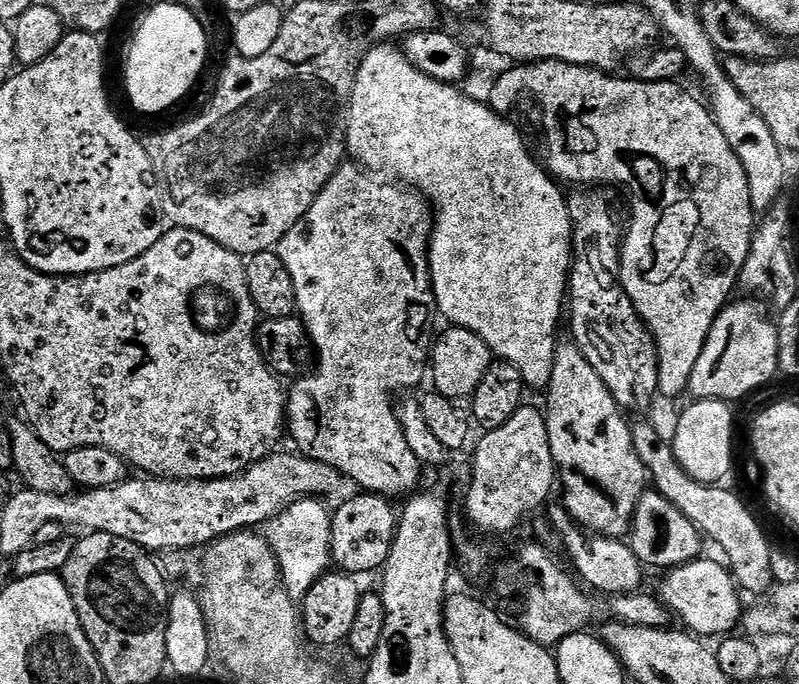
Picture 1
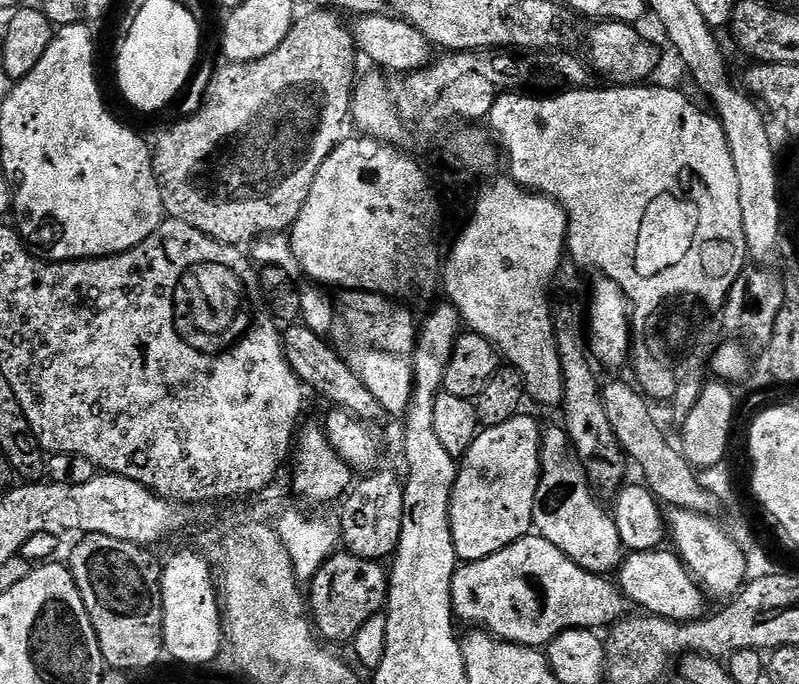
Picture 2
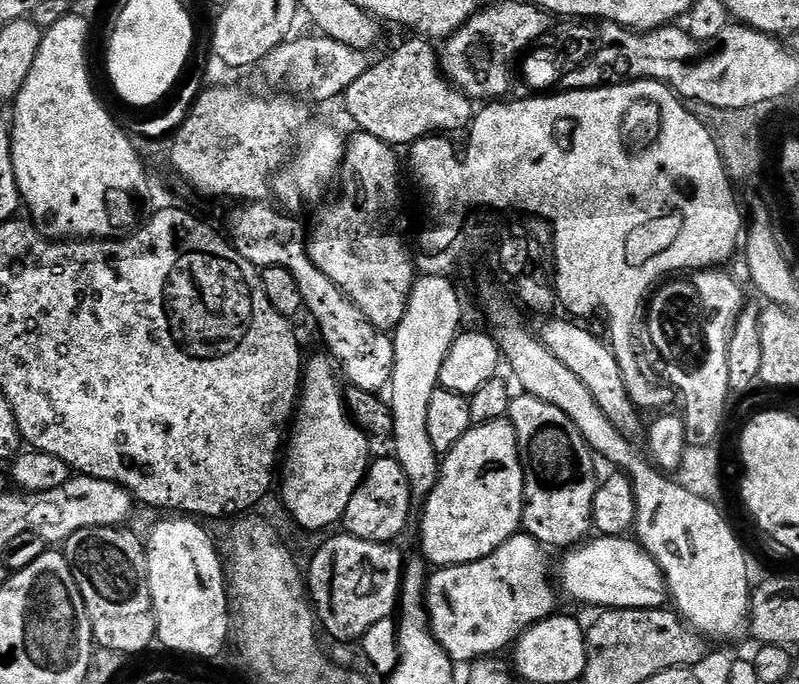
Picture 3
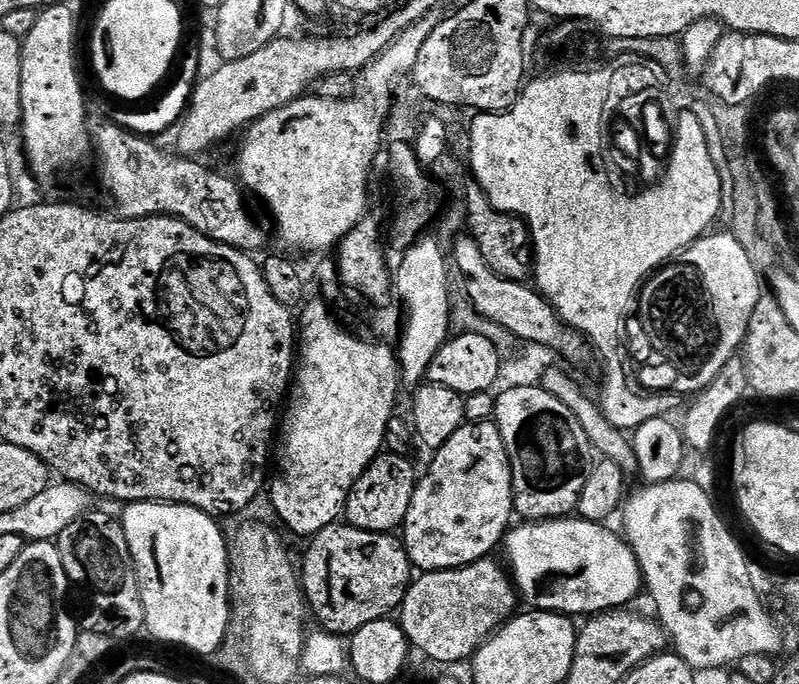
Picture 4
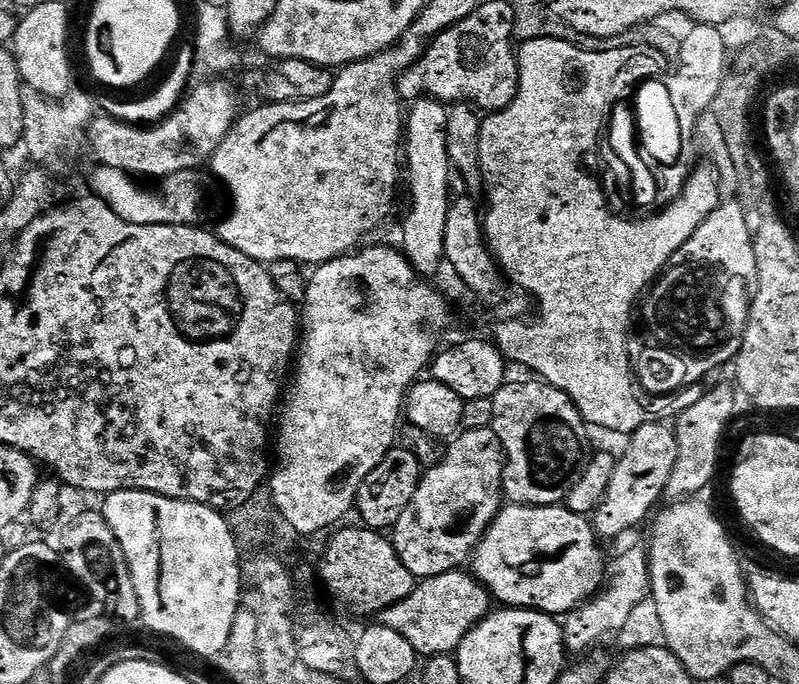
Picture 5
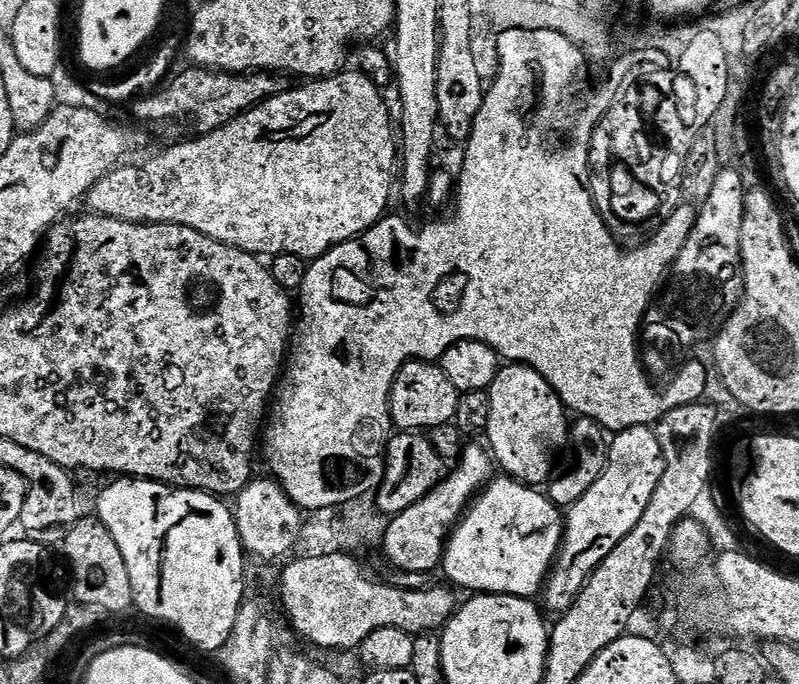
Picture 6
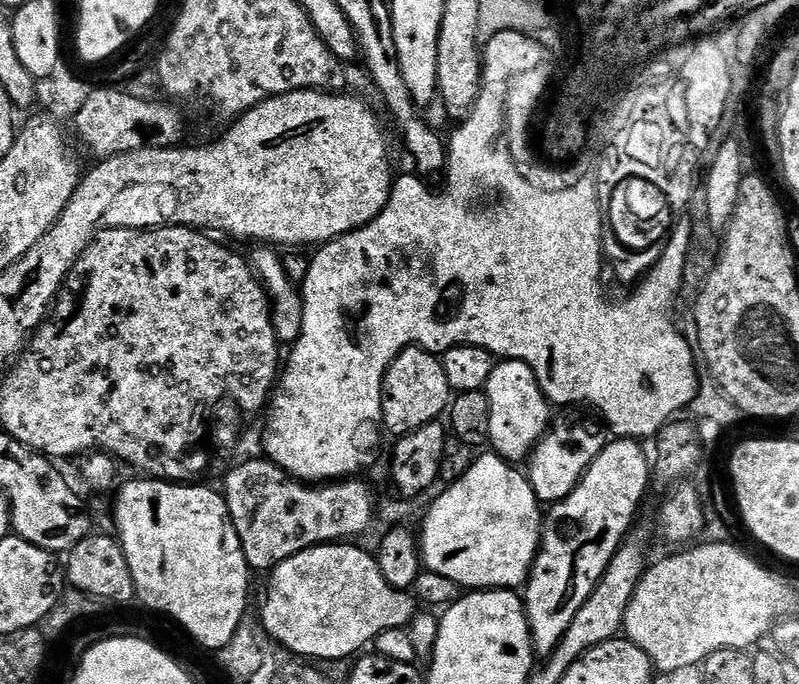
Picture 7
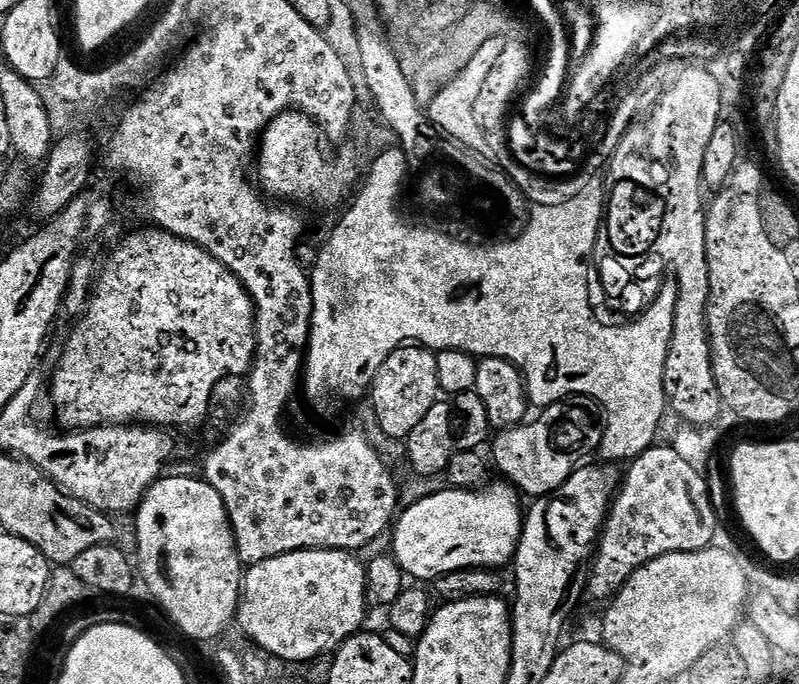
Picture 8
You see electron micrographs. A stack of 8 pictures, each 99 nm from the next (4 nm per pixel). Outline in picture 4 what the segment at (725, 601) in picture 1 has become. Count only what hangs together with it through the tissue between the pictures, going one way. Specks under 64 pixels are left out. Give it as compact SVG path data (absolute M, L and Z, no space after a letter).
M549 518L539 522L517 523L504 537L502 552L508 555L506 564L519 599L523 603L525 600L529 609L559 612L569 618L577 618L583 612L603 614L631 605L628 603L644 588L644 576L640 573L640 563L627 539L622 538L619 531L616 532L611 532L603 523L579 518Z

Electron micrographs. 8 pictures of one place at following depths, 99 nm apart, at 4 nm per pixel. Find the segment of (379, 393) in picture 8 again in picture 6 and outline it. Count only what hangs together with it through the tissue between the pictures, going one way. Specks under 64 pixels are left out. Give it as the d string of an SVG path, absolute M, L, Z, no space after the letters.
M412 360L404 364L402 370L394 378L392 392L388 396L388 414L392 417L393 425L400 432L423 433L440 427L443 424L451 424L455 421L460 391L446 378L446 374L440 369L439 363L426 360Z

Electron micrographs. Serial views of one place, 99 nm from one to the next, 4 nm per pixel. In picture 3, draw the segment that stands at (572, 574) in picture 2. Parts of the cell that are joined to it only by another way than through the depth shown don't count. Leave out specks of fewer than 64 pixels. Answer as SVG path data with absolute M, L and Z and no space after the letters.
M517 534L511 536L494 554L486 554L486 558L478 558L478 562L469 564L451 564L448 568L440 568L426 584L426 611L428 626L432 629L432 637L440 643L449 660L459 662L468 660L475 662L481 658L492 658L505 648L511 649L521 634L532 625L547 620L557 611L557 589L554 580L548 577L548 560L544 557L545 545L533 536Z

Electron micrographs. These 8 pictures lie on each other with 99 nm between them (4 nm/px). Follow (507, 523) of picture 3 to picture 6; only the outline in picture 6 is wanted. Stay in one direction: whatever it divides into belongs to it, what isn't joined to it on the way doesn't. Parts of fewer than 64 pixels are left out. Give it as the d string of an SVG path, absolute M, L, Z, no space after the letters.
M472 442L463 449L463 452L455 466L441 480L440 485L436 487L430 494L426 494L418 502L414 502L414 506L410 506L410 510L406 510L402 514L391 517L389 519L389 529L386 530L386 536L382 547L383 554L388 555L388 560L393 565L393 569L402 572L426 572L435 573L436 568L441 567L444 558L444 546L448 543L448 537L452 535L453 528L460 523L463 515L468 510L468 505L476 499L478 493L493 479L494 460L490 455L487 447L481 446L479 443Z

